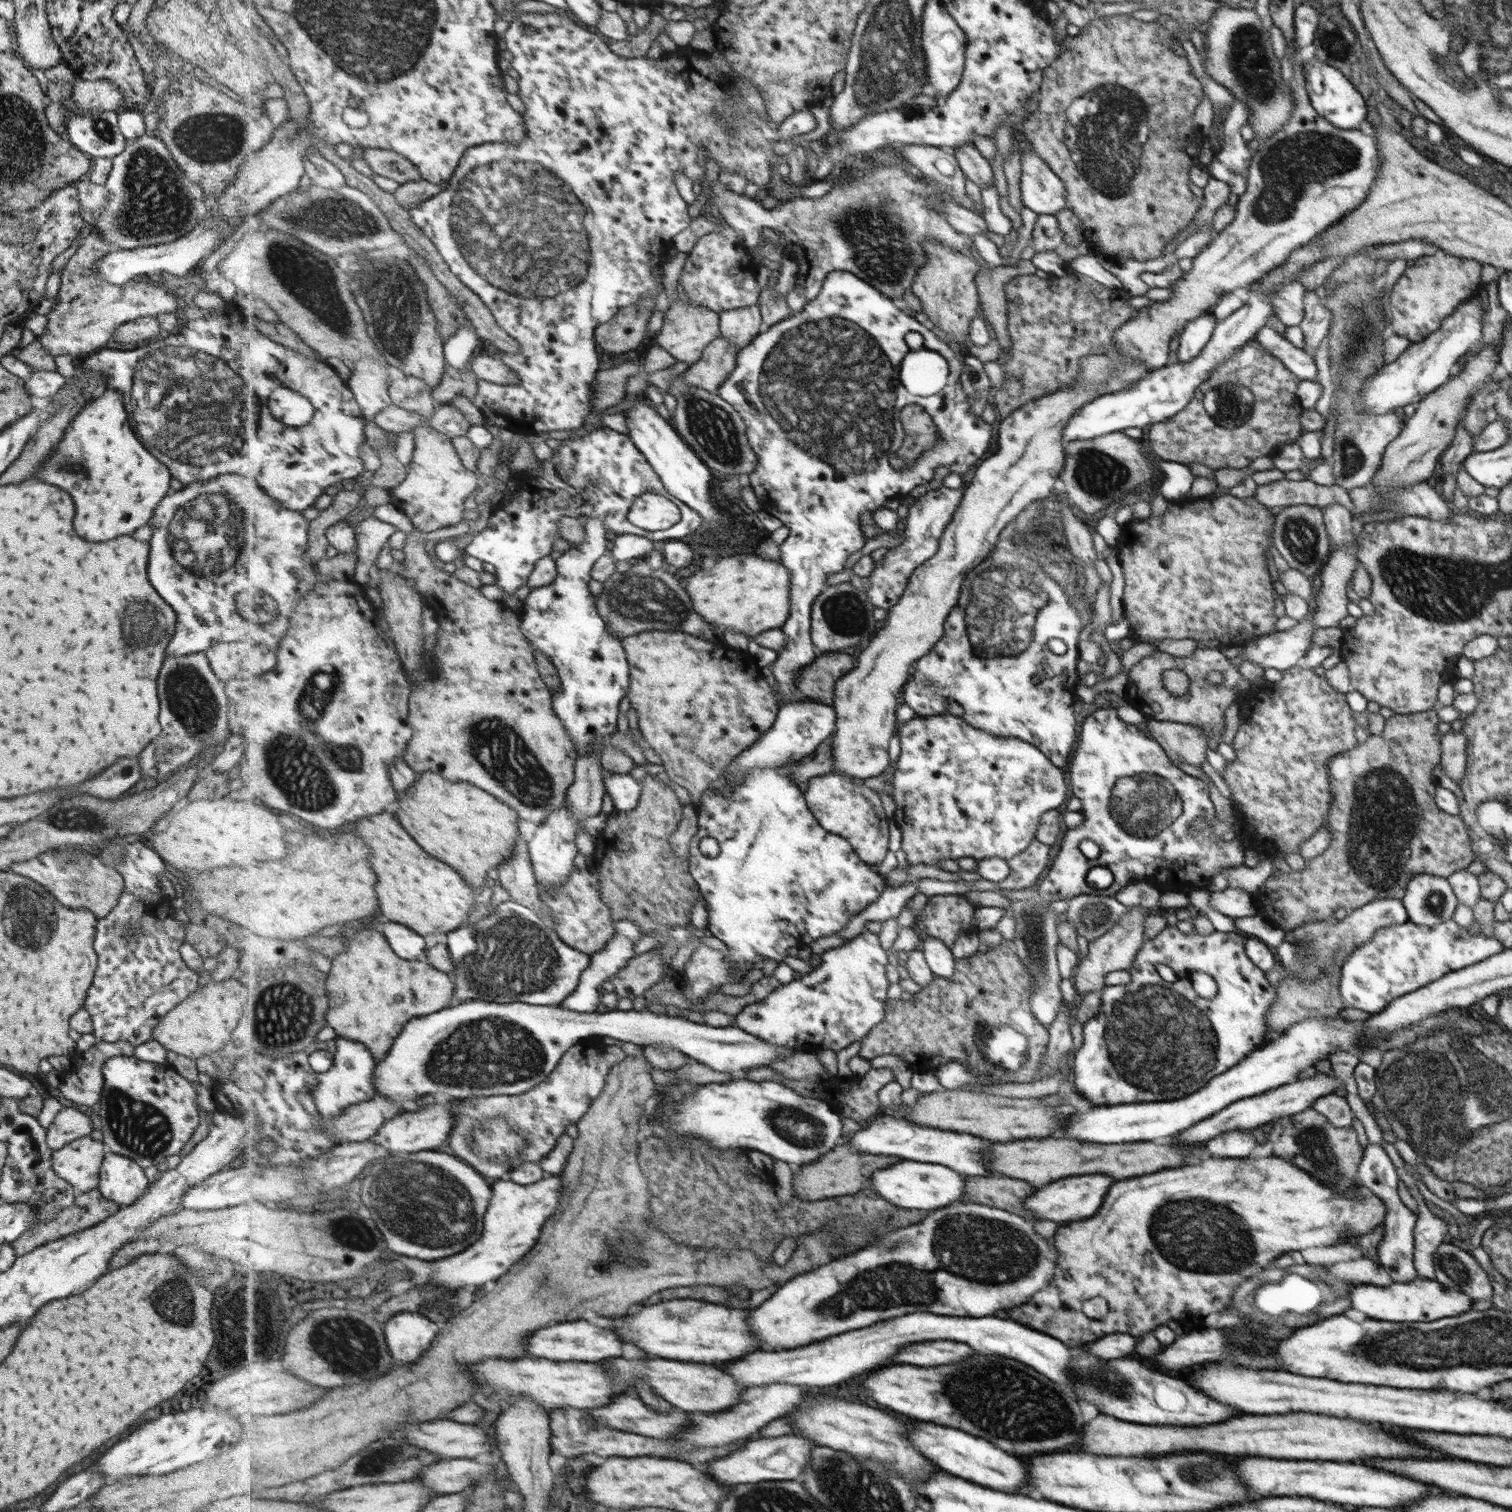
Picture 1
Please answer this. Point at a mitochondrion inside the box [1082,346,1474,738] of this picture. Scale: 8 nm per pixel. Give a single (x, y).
(1230, 408)

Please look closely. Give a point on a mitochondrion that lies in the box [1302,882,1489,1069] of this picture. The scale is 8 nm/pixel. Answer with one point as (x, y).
(1435, 902)

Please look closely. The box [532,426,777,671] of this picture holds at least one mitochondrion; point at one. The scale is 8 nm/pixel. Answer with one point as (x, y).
(644, 600)

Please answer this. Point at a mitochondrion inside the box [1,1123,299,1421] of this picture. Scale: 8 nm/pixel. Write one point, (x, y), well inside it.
(172, 1299)

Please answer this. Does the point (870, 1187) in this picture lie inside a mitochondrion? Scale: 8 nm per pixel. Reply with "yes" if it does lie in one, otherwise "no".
no

